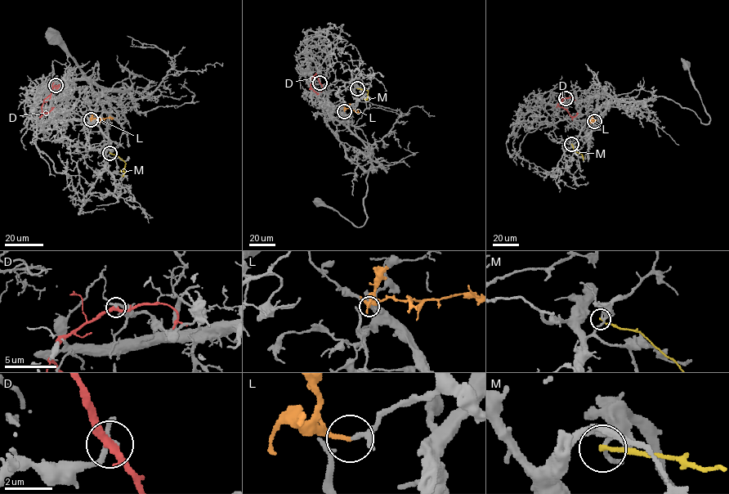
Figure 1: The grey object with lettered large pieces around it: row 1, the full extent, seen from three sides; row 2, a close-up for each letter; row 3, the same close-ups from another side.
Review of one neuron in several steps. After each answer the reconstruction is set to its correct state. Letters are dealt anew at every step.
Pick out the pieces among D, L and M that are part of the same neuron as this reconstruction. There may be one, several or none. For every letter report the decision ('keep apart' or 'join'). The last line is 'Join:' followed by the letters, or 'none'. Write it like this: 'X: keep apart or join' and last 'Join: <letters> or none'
D: keep apart
L: join
M: keep apart
Join: L

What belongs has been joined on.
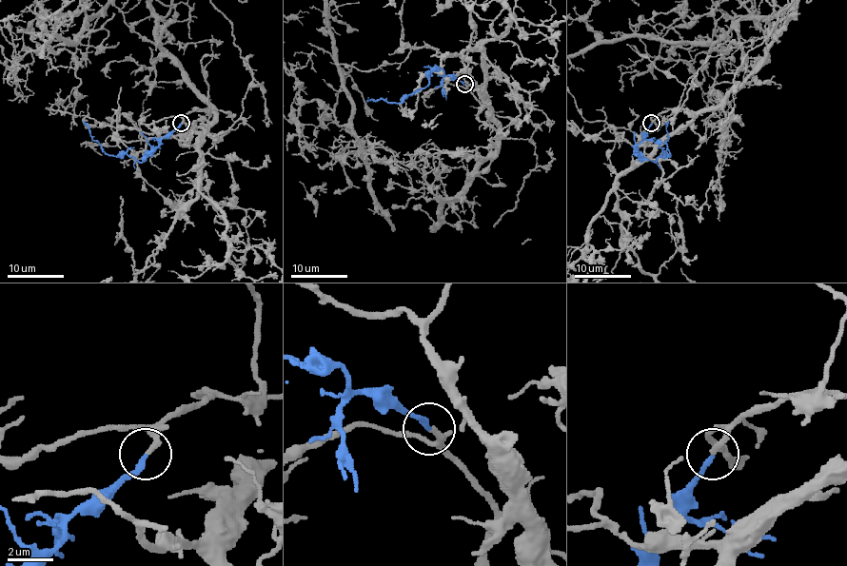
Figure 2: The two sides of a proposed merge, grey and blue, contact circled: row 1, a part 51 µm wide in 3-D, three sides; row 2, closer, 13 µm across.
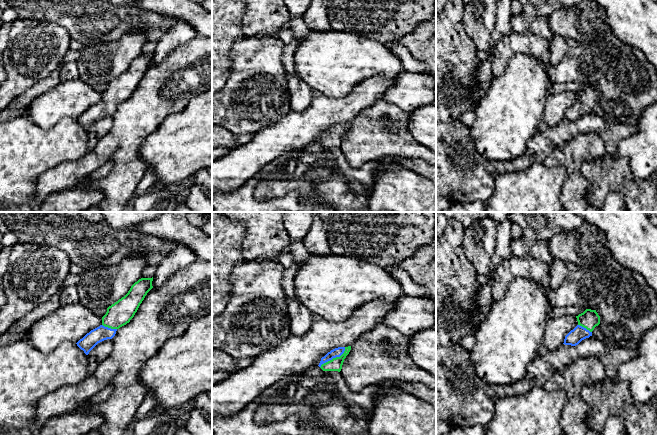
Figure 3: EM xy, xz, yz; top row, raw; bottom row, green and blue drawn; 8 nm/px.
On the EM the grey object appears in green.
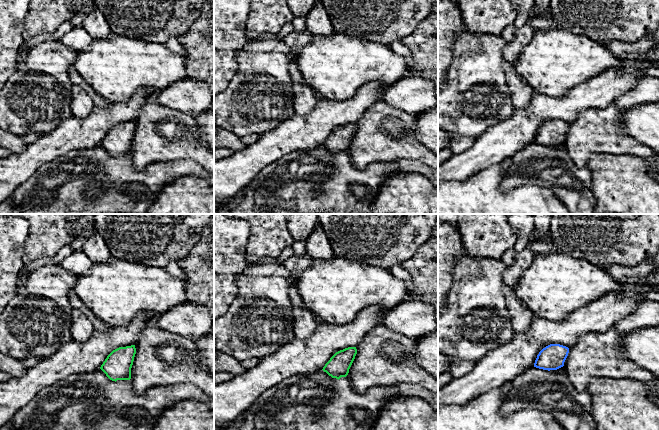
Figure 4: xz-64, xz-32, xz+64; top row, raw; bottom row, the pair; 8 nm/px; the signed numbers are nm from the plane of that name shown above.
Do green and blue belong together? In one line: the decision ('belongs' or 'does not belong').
belongs

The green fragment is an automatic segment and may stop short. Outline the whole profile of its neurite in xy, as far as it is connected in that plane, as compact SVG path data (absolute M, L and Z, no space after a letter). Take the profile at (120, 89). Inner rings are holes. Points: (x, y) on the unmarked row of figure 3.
M141 54L128 69L107 84L102 100L87 109L76 120L86 131L100 118L112 115L116 107L130 98L147 69L153 64L152 54Z

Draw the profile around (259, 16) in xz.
M242 0L244 10L242 31L245 36L259 33L277 34L282 25L291 20L284 0Z

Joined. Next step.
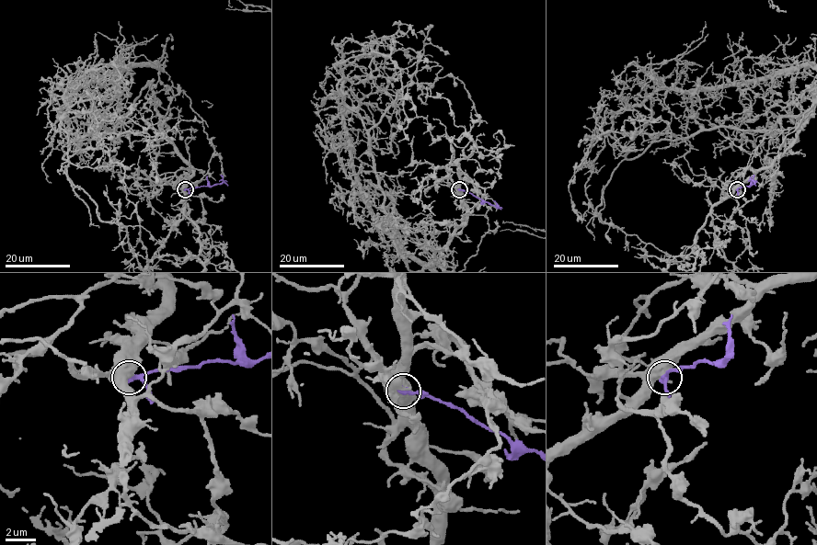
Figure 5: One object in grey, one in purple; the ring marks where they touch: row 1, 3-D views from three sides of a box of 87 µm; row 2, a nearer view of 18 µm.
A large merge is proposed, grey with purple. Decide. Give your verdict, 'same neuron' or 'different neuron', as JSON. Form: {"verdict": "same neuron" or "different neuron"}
{"verdict": "different neuron"}

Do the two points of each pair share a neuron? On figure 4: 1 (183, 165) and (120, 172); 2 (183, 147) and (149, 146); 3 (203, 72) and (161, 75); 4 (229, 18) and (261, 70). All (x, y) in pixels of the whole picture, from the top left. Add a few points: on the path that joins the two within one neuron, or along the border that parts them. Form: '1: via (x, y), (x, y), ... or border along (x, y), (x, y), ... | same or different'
1: via (167, 172), (156, 176), (136, 176) | same
2: via (175, 146), (157, 146) | same
3: border along (187, 56), (188, 76) | different
4: border along (248, 40), (237, 52), (236, 62), (238, 66) | different

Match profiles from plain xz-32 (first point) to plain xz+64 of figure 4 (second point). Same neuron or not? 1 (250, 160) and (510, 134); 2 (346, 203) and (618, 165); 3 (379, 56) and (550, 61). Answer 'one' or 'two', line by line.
1: one
2: two
3: one

